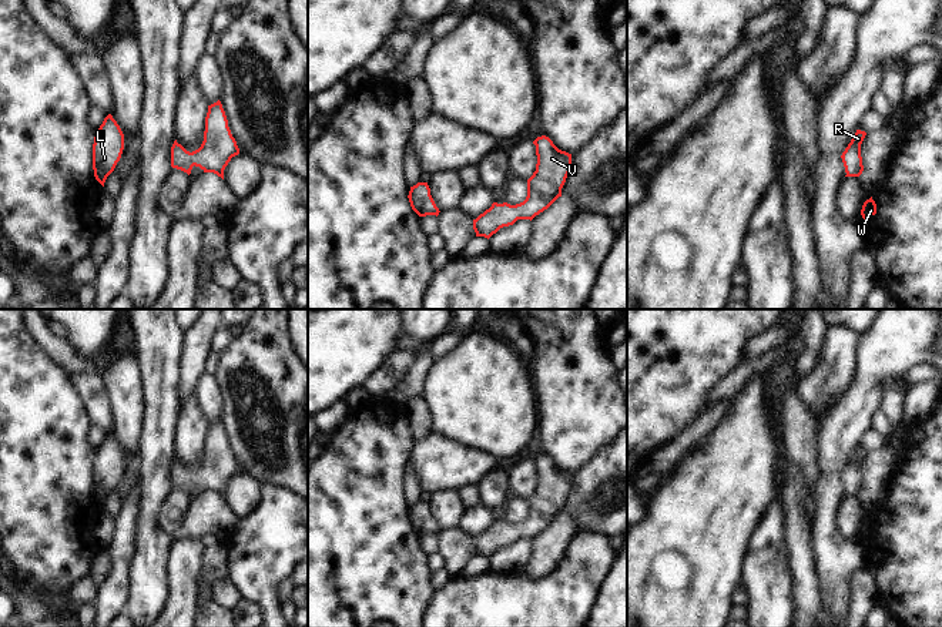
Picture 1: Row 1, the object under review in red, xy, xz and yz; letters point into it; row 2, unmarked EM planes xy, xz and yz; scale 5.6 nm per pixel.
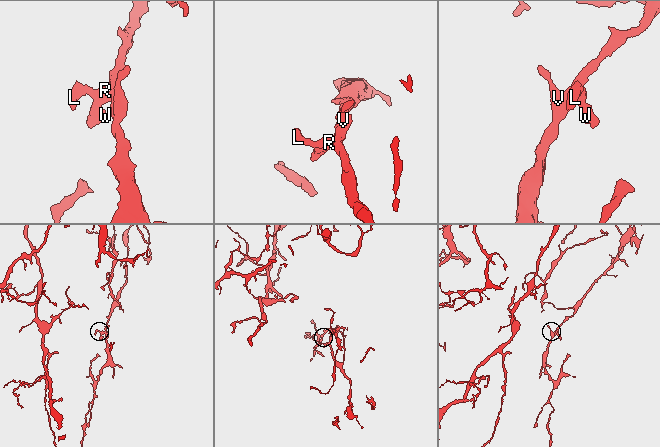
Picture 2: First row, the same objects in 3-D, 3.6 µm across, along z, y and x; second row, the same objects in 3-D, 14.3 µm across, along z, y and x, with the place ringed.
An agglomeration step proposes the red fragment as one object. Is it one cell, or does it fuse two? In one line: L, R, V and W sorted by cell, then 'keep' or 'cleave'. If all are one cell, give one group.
L R V W | keep

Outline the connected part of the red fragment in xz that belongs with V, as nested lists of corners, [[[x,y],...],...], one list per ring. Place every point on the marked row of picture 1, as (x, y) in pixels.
[[[537,137],[536,171],[527,180],[527,197],[523,202],[510,205],[493,202],[489,209],[473,219],[476,237],[490,238],[500,228],[513,225],[517,219],[533,219],[547,209],[559,197],[571,168],[571,154],[559,150],[546,137]]]

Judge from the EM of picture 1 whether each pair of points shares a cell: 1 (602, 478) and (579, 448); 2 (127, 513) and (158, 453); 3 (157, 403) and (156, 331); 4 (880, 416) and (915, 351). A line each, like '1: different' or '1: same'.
1: different
2: different
3: same
4: different

